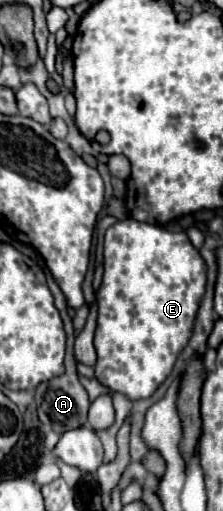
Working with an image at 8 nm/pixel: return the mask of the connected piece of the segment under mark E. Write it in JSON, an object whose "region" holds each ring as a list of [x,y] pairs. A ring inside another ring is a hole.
{"region":[[[125,218],[105,232],[103,267],[103,282],[97,290],[95,378],[109,390],[125,394],[129,400],[143,400],[153,396],[165,382],[179,352],[191,338],[199,302],[205,294],[207,266],[185,232],[171,232],[161,226]]]}

